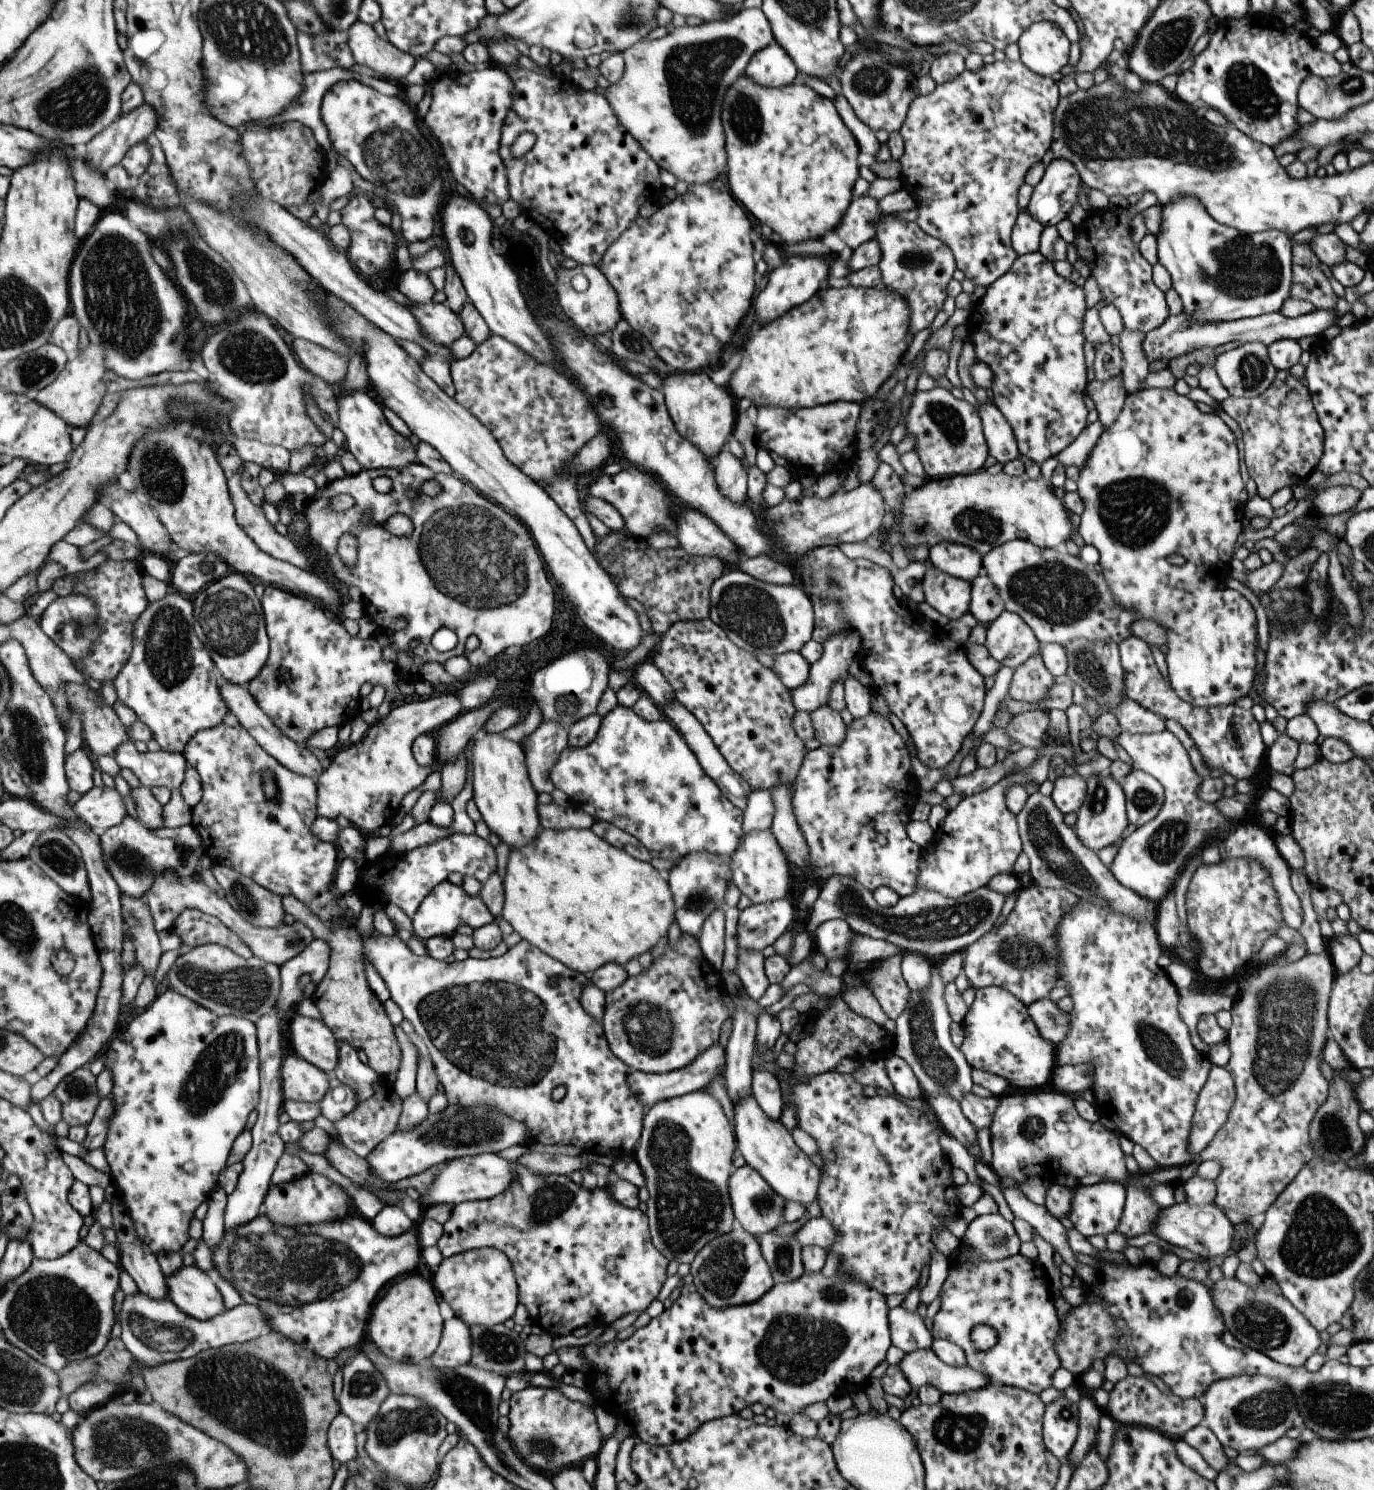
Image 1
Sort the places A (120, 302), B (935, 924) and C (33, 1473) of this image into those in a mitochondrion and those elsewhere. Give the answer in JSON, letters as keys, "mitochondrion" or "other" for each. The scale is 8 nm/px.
{"A":"mitochondrion","B":"mitochondrion","C":"mitochondrion"}

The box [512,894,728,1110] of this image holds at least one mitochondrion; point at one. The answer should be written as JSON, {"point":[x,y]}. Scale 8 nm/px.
{"point":[647,1026]}

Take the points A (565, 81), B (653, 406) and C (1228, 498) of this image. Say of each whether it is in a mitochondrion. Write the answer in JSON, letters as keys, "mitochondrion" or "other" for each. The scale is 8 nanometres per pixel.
{"A":"other","B":"other","C":"other"}

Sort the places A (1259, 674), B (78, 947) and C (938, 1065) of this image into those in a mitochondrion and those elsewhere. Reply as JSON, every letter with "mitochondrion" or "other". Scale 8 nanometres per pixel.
{"A":"other","B":"other","C":"mitochondrion"}

